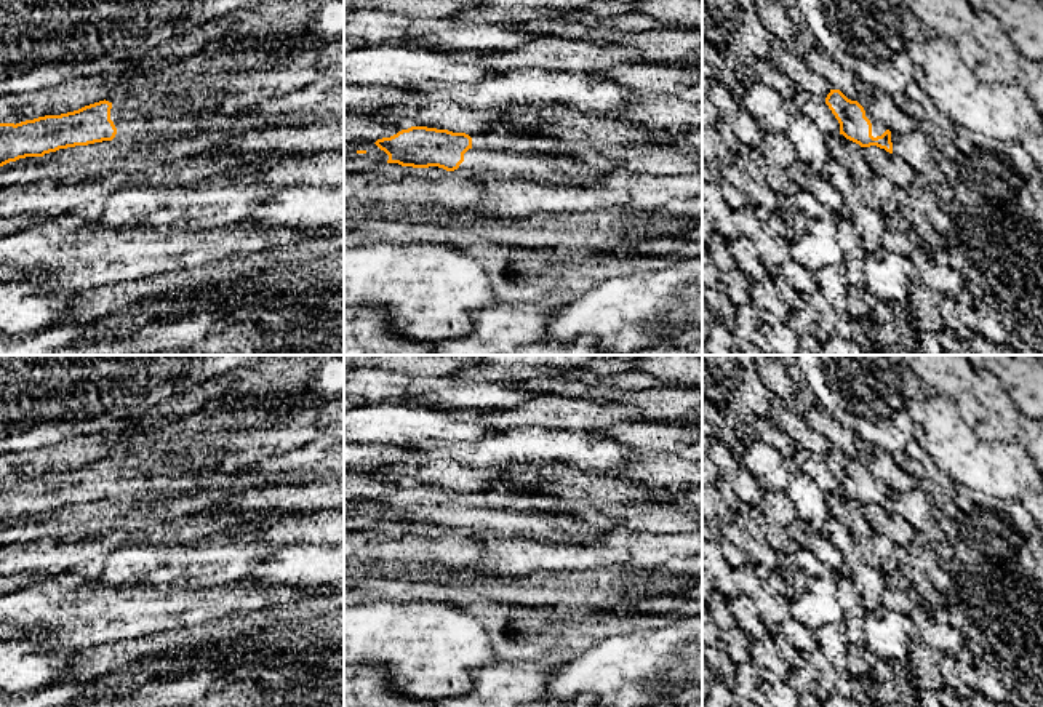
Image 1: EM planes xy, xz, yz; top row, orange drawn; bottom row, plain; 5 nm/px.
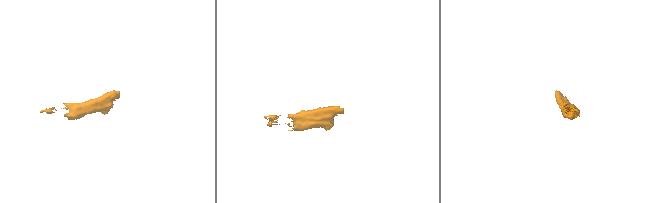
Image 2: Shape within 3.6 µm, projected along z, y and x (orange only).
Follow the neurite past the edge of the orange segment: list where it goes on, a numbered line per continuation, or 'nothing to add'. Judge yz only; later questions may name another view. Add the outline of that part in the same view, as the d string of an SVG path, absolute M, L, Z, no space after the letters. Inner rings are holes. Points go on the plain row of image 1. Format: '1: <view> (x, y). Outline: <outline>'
1: yz (879, 487). Outline: M865 469L865 475L872 481L872 494L873 496L881 494L886 489L886 485L881 480L878 480L877 477L873 477L867 469Z

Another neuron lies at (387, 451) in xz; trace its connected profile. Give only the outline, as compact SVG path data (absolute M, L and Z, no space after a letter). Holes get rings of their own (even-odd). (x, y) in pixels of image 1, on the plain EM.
M344 441L344 469L376 473L392 483L400 483L406 477L403 469L410 462L422 464L427 459L427 453L411 446Z

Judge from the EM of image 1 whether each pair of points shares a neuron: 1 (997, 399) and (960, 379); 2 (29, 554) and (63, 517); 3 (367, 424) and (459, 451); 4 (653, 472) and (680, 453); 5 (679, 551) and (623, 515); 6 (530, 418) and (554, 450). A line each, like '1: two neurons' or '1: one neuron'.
1: two neurons
2: two neurons
3: two neurons
4: two neurons
5: two neurons
6: two neurons

